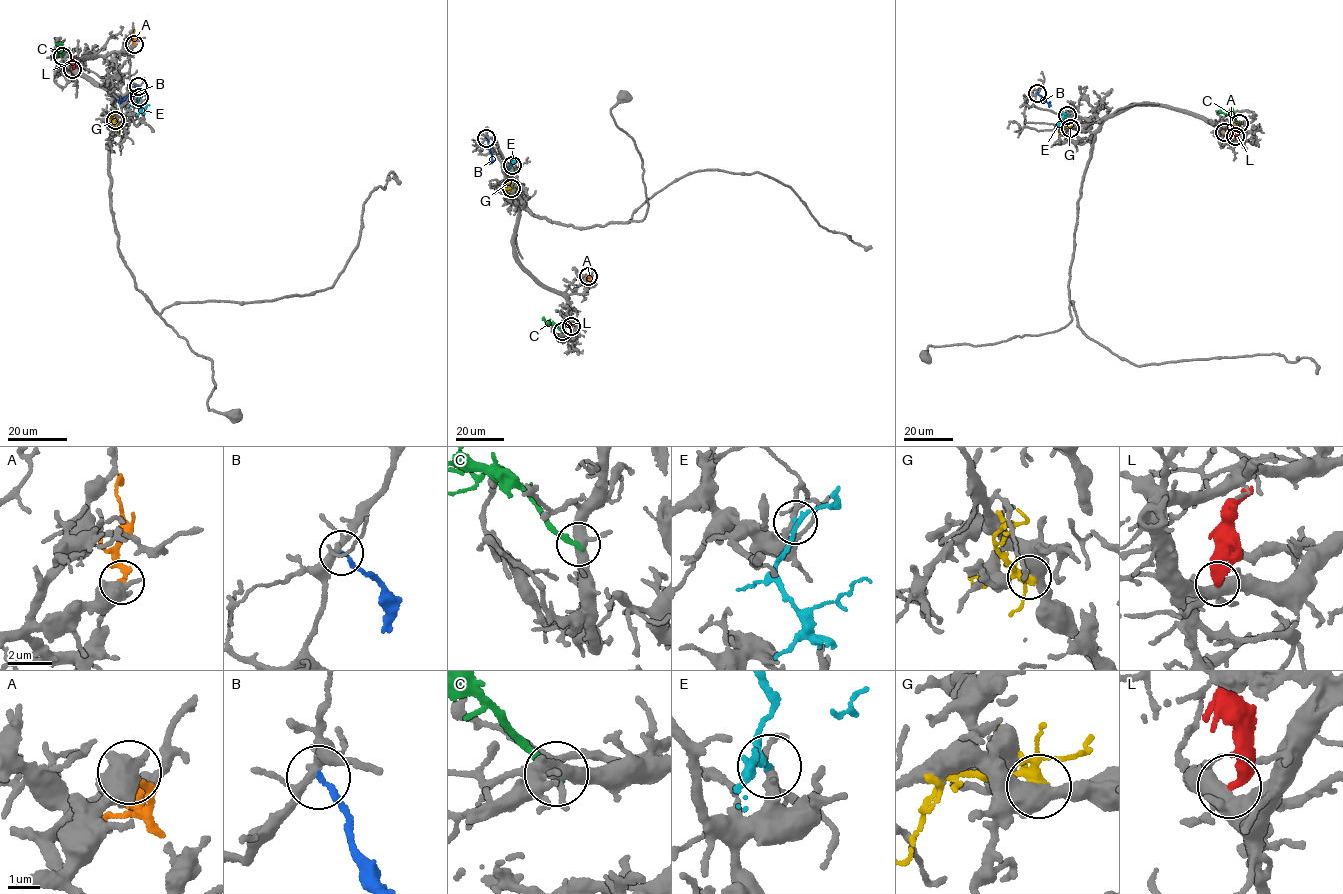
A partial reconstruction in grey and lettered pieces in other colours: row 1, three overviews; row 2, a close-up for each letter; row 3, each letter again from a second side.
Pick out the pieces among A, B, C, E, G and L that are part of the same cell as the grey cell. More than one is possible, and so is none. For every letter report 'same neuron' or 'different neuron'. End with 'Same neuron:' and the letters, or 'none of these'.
A: different neuron
B: different neuron
C: different neuron
E: different neuron
G: different neuron
L: different neuron
Same neuron: none of these

